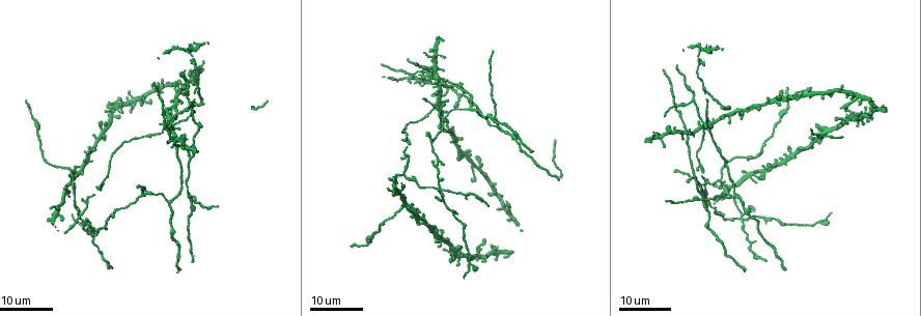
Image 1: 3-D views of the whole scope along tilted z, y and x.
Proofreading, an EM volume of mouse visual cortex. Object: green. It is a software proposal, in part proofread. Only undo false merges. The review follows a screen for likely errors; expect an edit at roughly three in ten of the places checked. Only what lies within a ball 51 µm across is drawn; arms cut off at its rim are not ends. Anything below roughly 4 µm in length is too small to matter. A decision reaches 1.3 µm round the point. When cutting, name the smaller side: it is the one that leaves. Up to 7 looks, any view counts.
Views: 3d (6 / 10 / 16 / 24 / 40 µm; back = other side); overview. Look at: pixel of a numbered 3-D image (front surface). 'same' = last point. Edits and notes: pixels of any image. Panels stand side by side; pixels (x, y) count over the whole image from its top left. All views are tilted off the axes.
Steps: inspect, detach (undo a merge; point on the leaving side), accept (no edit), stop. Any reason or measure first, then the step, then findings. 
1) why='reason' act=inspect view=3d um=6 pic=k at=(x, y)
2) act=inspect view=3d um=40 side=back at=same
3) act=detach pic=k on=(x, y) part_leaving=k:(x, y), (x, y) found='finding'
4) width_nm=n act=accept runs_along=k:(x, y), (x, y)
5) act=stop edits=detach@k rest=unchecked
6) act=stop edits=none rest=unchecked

act=inspect view=3d um=16 pic=1 at=(739, 218)

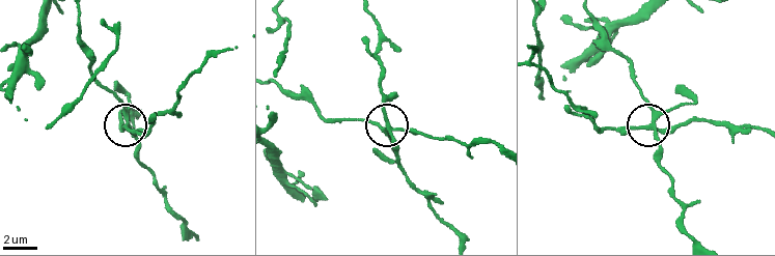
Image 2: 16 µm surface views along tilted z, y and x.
why='zoom in' act=inspect view=3d um=10 pic=2 at=(389, 128)

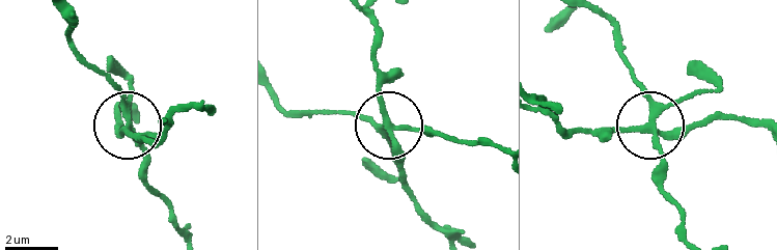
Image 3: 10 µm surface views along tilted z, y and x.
width_nm=240 act=detach pic=3 on=(144, 157) part_leaving=3:(132, 126), (115, 90), (72, 42), (65, 14) found='a second neuron is stuck on'

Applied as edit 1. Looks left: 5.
why='side arm on a straight run' act=inspect view=3d um=16 pic=1 at=(104, 179)

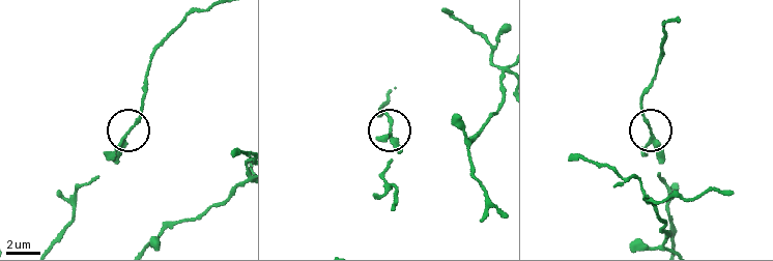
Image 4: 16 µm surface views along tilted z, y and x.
act=inspect view=3d um=10 pic=4 at=(650, 134)

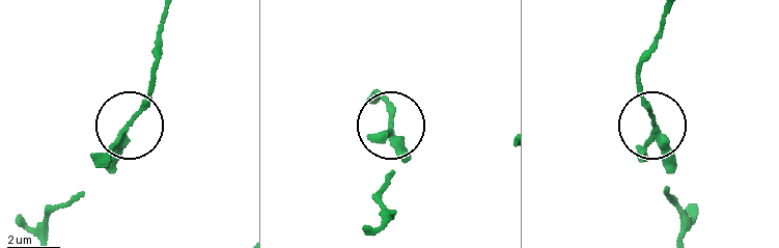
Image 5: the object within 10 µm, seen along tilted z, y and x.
act=accept found='one neuron here'

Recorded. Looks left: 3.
why='branch point' act=inspect view=3d um=24 pic=1 at=(196, 85)

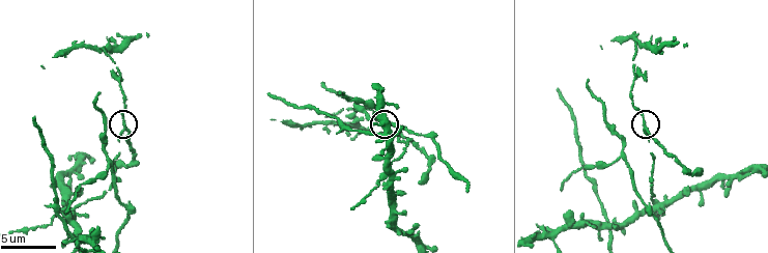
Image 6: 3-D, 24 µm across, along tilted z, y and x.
act=inspect view=3d um=10 pic=6 at=(126, 130)

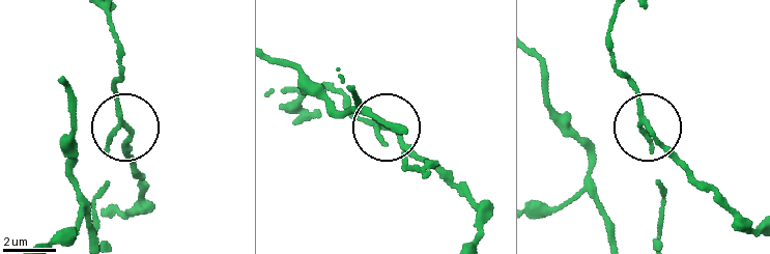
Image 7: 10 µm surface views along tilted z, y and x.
act=detach pic=7 on=(127, 143) part_leaving=7:(123, 124), (140, 189), (137, 199), (122, 210) found='a second neuron is stuck on'

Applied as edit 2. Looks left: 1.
why='a fork' act=inspect view=3d um=6 pic=6 at=(118, 195)

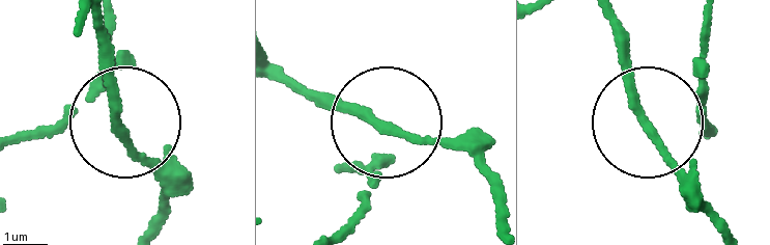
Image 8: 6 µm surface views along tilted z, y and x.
side_arm_um=13 act=accept runs_along=8:(351, 230), (382, 124), (314, 101) found='continuous, no second neuron'

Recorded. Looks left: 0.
act=stop edits=detach@3,detach@7 rest=unchecked

